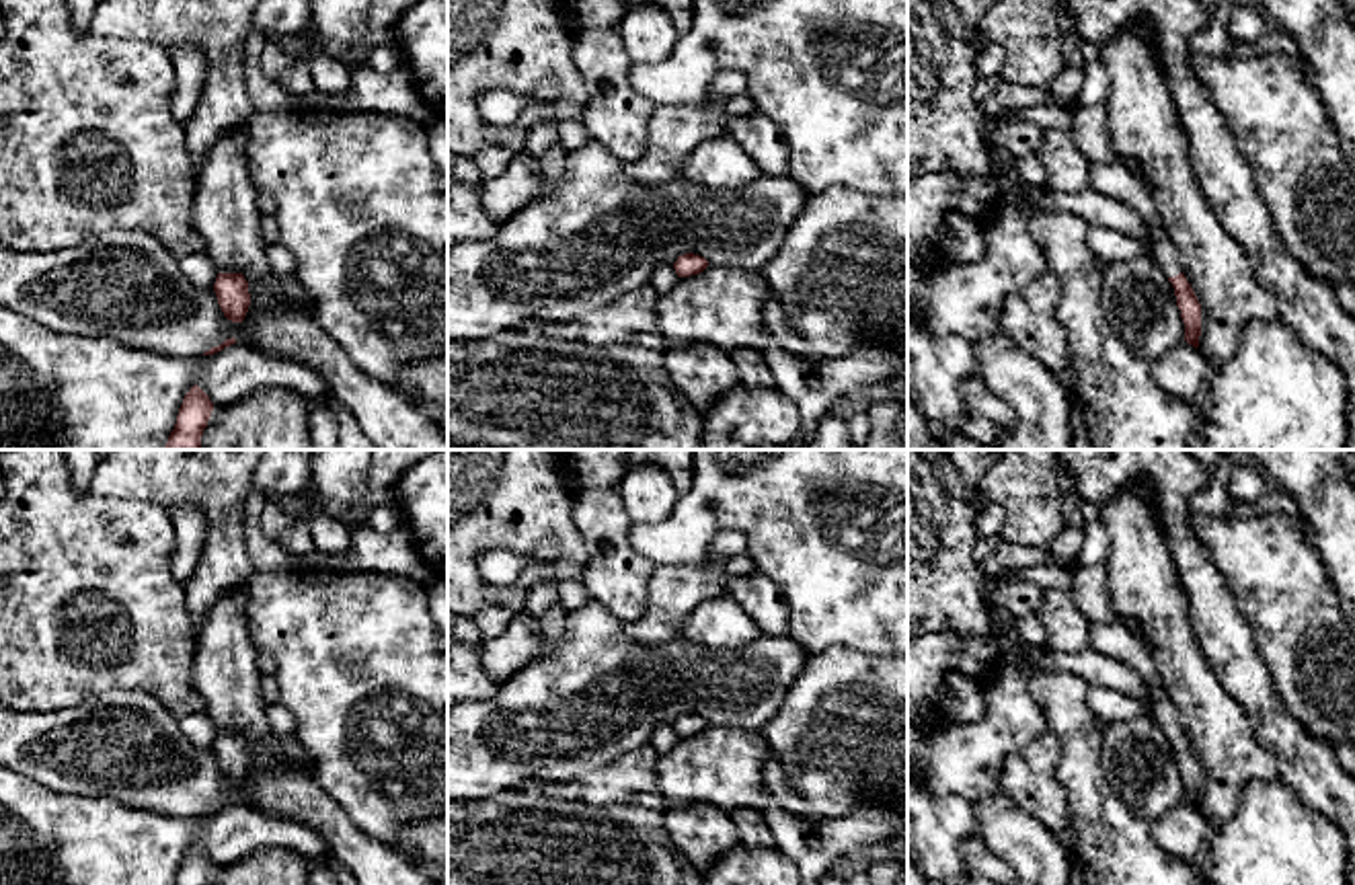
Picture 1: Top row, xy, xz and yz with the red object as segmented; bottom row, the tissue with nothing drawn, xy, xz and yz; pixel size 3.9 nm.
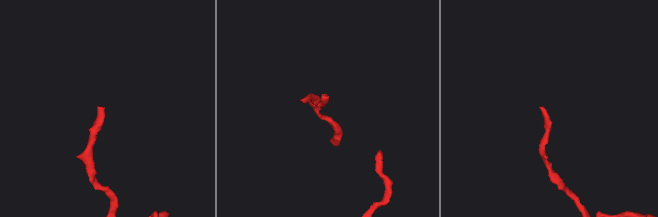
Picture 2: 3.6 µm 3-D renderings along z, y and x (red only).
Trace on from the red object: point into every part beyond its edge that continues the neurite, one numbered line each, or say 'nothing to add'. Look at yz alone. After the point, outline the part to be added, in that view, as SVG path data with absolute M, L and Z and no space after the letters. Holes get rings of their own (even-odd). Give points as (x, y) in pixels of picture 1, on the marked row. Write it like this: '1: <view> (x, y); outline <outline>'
1: yz (1158, 245); outline M1148 226L1146 253L1152 255L1152 259L1168 277L1183 273L1176 246L1164 228Z

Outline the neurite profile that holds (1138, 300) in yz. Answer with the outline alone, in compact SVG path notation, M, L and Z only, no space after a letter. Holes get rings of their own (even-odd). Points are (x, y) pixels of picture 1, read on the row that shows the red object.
M1150 253L1102 267L1100 306L1117 339L1148 363L1185 341L1174 287Z

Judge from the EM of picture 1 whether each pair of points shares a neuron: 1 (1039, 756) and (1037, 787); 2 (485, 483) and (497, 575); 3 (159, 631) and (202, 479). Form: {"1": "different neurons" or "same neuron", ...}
{"1": "same neuron", "2": "different neurons", "3": "different neurons"}

